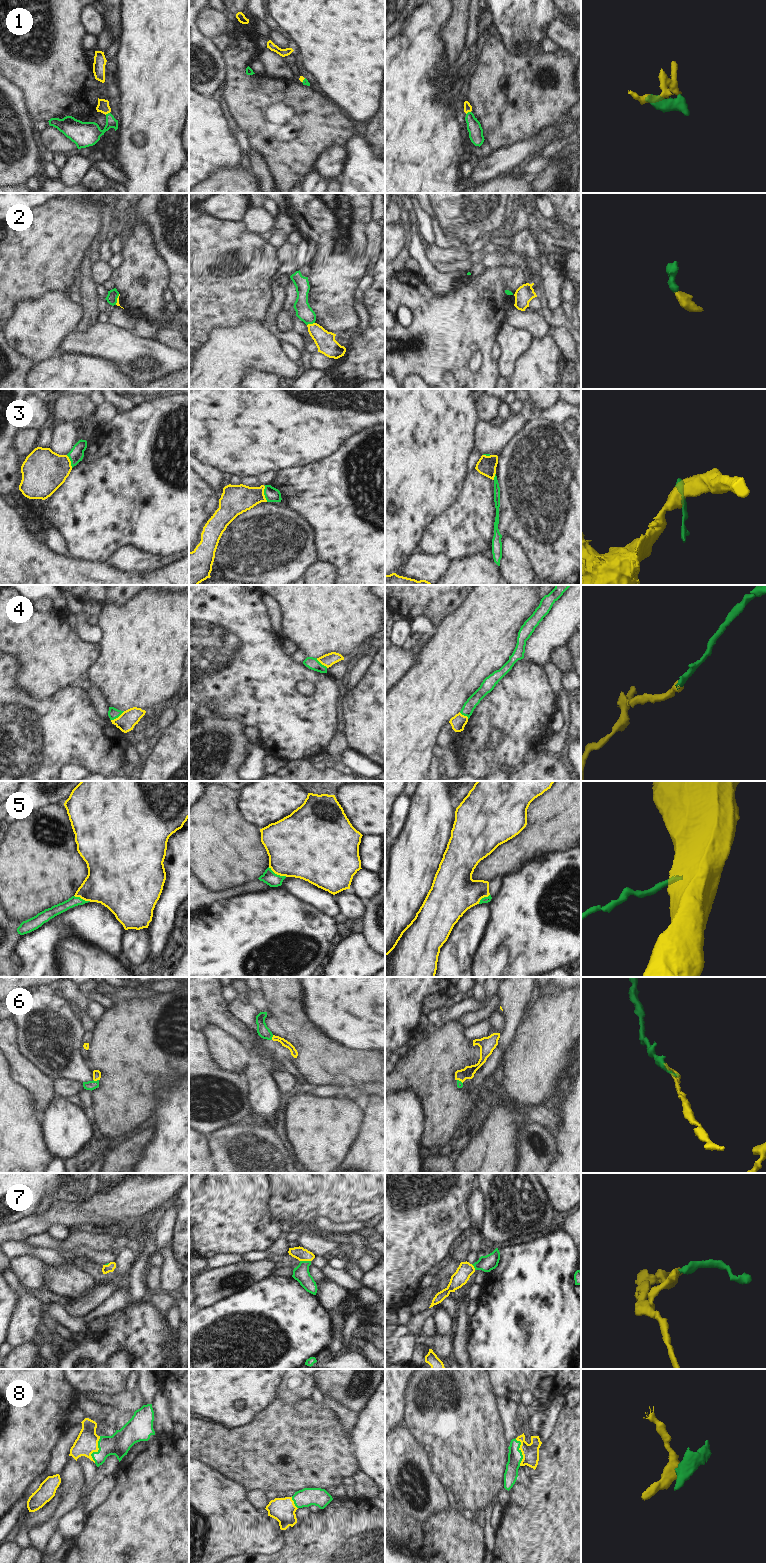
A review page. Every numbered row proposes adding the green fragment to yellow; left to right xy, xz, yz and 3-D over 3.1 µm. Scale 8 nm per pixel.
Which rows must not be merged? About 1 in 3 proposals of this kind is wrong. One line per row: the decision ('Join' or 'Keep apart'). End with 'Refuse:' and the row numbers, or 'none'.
1: Join
2: Keep apart
3: Keep apart
4: Join
5: Join
6: Join
7: Join
8: Join
Refuse: 2, 3.

